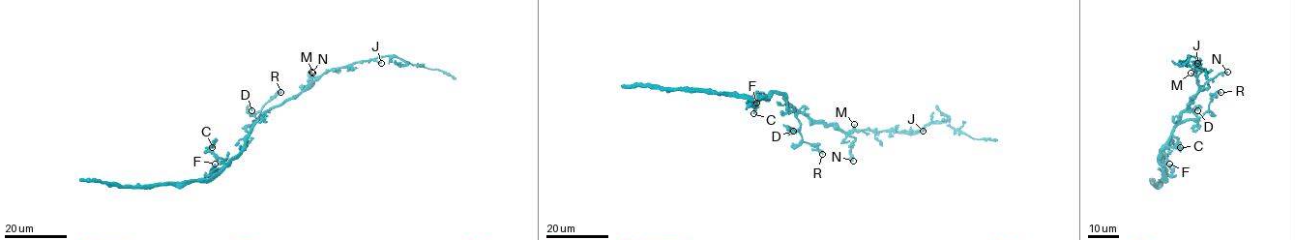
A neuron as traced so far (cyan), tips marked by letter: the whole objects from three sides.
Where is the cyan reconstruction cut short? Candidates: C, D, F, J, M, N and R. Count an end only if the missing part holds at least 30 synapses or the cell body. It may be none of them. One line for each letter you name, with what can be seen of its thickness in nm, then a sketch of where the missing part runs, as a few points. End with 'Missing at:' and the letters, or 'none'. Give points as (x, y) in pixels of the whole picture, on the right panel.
N: 320 nm
Missing at: N

